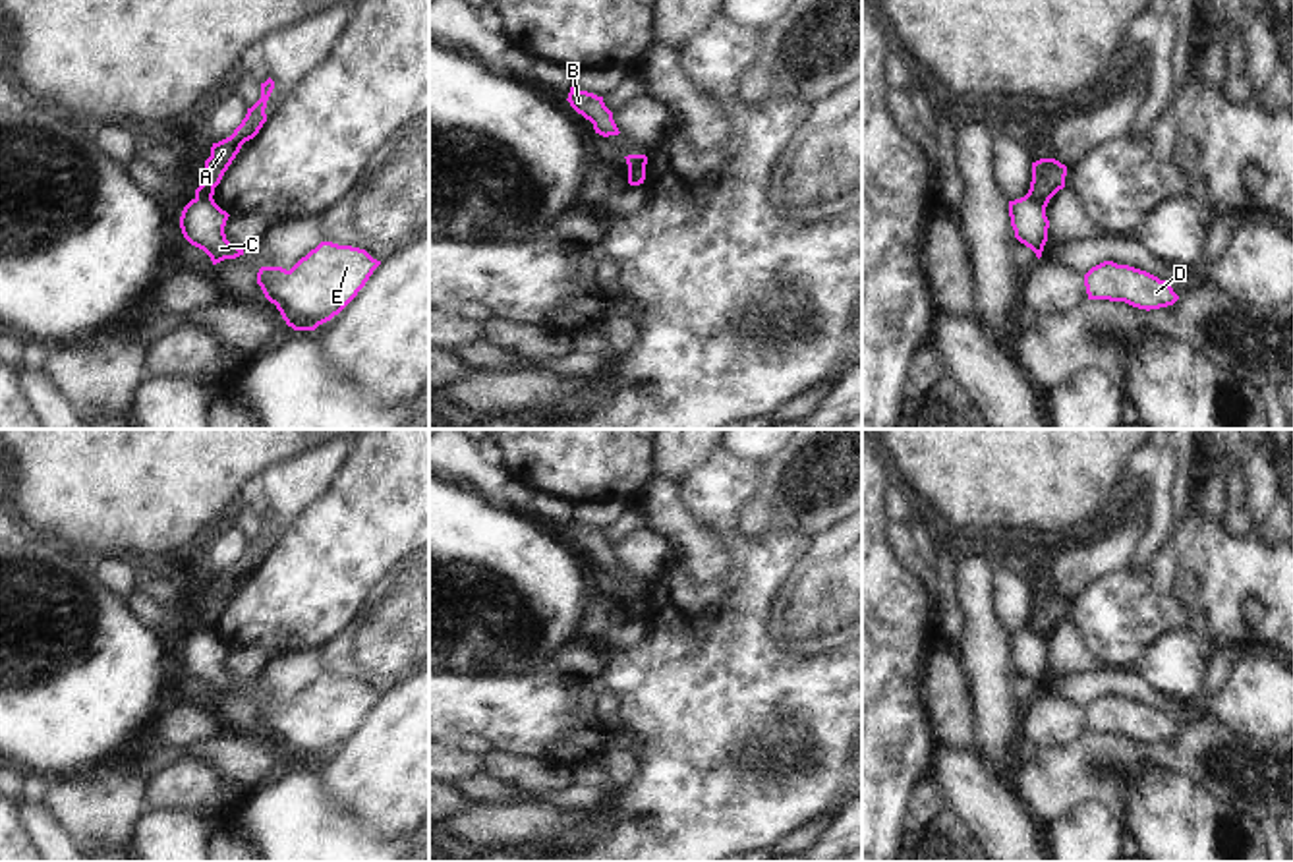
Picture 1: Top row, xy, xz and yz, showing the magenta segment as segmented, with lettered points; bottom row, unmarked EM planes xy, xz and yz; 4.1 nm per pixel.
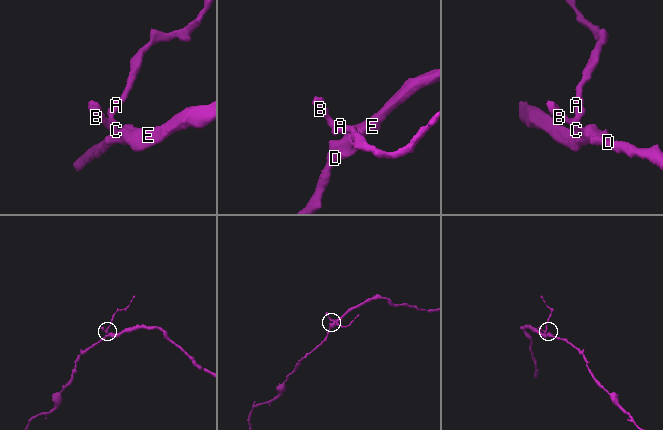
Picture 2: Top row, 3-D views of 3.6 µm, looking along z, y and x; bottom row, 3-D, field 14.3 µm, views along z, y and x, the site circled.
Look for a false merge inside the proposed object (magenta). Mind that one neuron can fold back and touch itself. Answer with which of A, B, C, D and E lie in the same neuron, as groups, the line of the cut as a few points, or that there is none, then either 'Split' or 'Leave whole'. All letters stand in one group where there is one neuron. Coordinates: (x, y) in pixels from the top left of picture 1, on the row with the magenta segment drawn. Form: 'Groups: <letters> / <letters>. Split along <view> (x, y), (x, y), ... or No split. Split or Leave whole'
Groups: A / B C D E. Split along yz (1027, 194), (1044, 207). Split.

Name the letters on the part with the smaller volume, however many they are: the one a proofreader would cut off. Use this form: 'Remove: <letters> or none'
Remove: A

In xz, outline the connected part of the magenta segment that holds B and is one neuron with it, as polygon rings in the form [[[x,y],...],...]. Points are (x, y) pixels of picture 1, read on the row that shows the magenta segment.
[[[570,87],[566,101],[578,114],[593,124],[595,133],[603,137],[620,133],[613,120],[613,112],[603,102],[603,97]]]

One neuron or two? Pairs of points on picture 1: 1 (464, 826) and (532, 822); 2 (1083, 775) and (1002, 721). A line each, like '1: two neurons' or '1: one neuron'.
1: one neuron
2: two neurons

